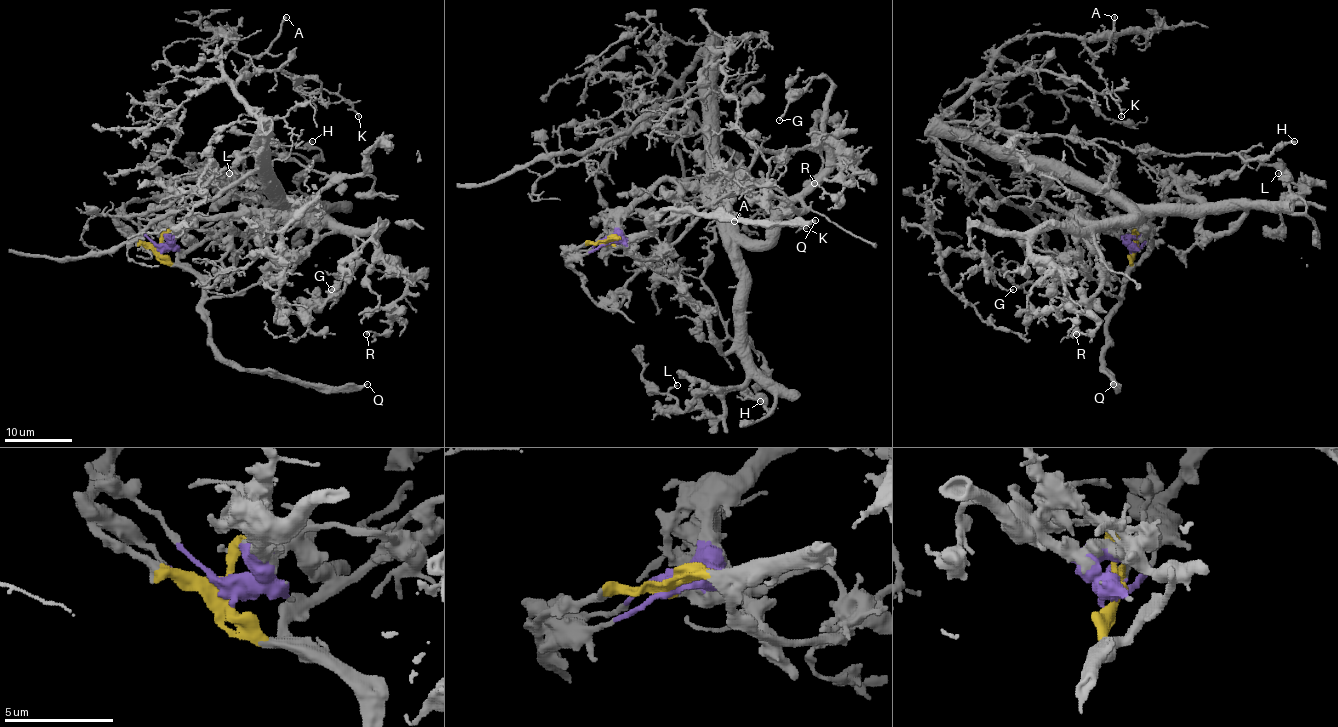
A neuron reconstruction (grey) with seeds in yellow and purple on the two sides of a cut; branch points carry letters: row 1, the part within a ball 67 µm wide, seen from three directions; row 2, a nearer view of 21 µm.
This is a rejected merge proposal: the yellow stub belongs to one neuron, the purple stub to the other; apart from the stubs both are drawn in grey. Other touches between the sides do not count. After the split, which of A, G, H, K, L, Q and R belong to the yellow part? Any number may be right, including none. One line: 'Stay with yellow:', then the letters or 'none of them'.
Stay with yellow: Q

